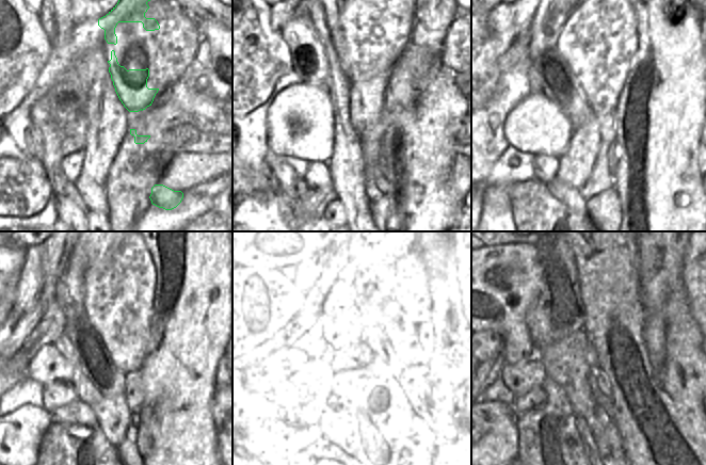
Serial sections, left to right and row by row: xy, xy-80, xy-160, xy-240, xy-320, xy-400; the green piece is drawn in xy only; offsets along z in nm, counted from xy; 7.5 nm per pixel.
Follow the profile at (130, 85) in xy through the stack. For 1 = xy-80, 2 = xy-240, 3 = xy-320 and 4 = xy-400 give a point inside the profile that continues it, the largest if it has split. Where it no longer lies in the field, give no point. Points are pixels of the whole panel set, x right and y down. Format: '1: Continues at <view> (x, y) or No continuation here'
1: Continues at xy-80 (367, 94)
2: Continues at xy-240 (113, 415)
3: Continues at xy-320 (360, 431)
4: Continues at xy-400 (609, 445)

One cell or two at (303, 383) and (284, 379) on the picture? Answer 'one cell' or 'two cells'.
one cell

